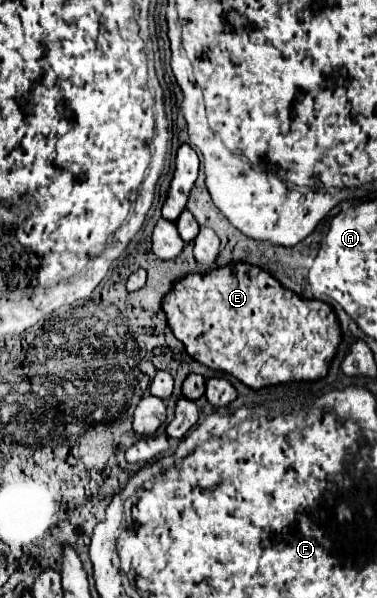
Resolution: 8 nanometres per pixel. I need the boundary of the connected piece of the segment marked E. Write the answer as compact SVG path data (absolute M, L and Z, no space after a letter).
M252 264L216 266L212 272L176 280L176 284L172 284L172 292L168 292L162 300L162 310L170 330L194 360L212 370L232 374L250 388L264 388L294 380L318 380L326 376L328 364L340 344L340 326L330 304L300 298L272 278L270 272Z

